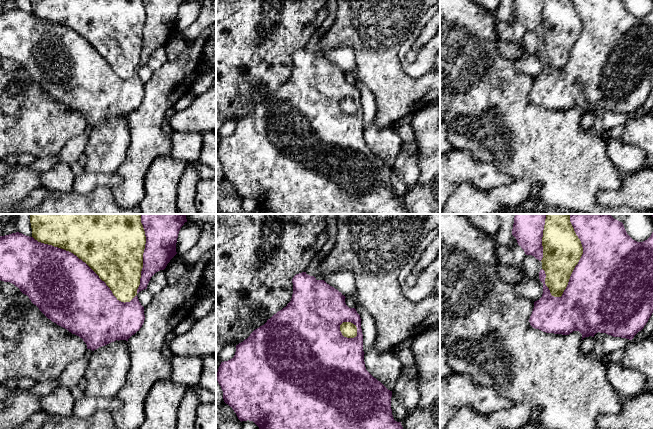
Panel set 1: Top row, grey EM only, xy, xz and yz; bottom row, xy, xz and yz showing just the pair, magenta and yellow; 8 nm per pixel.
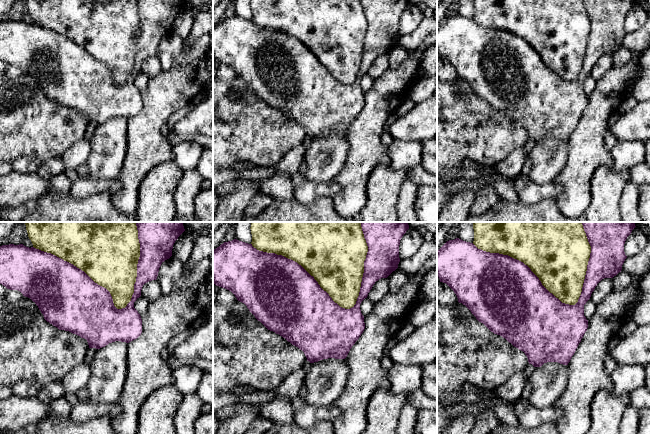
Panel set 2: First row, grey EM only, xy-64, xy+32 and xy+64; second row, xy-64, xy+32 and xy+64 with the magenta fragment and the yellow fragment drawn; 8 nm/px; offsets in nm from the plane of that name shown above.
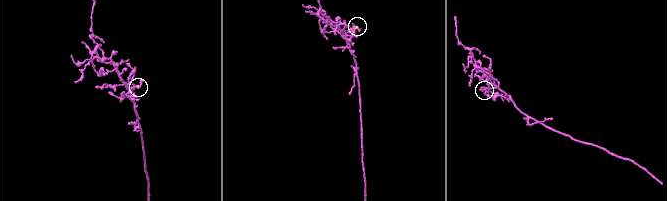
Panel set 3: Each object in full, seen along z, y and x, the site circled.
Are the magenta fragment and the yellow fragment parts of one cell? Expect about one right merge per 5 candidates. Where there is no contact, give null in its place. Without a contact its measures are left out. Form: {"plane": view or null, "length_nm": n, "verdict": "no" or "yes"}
{"plane": "xy", "length_nm": 950, "verdict": "no"}

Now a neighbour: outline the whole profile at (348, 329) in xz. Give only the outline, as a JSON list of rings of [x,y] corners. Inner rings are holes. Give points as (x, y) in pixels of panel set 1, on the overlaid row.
[[[343,322],[340,325],[340,331],[344,337],[354,338],[357,336],[357,327],[351,322]]]

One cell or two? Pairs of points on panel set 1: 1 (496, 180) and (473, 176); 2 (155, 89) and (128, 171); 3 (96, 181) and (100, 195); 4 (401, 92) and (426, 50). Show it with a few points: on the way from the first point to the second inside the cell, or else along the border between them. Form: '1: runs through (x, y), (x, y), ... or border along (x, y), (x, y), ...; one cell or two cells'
1: runs through (490, 177), (479, 176); one cell
2: runs through (153, 109), (146, 120), (146, 145), (142, 151); one cell
3: border along (110, 187), (96, 187), (85, 194), (75, 192); two cells
4: border along (398, 56), (401, 68), (411, 76), (429, 71); two cells

